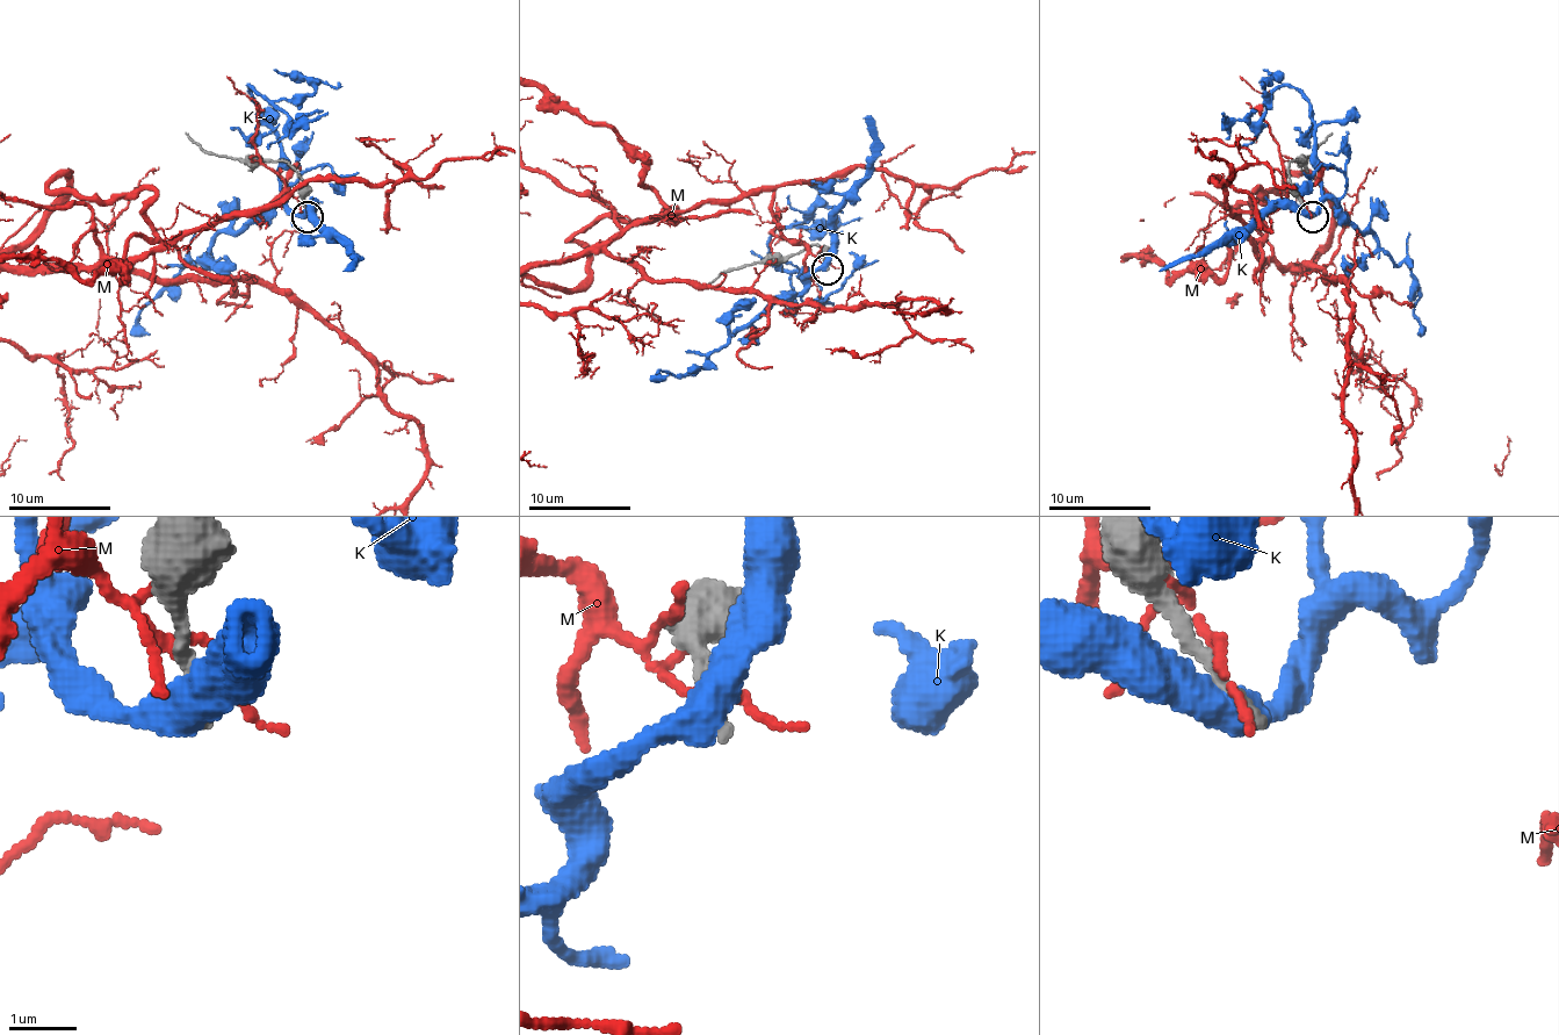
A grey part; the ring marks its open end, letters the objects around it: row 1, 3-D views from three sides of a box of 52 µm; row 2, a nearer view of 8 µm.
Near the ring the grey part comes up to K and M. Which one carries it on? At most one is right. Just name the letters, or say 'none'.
none

